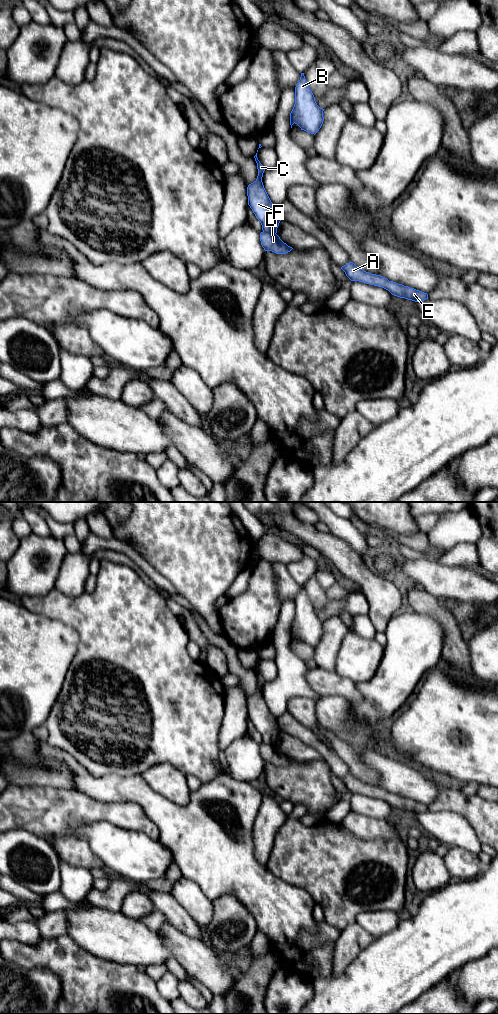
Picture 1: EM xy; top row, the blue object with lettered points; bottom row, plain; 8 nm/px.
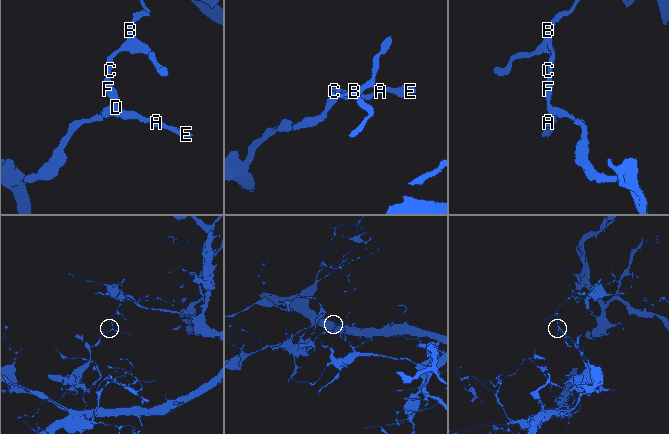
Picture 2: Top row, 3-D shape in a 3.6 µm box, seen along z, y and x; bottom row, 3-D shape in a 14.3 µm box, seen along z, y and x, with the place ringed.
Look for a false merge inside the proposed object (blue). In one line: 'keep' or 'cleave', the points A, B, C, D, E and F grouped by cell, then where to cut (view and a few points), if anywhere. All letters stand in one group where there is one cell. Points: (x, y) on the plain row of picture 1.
cleave | A D E / B C F | xy (263, 742), (275, 745)

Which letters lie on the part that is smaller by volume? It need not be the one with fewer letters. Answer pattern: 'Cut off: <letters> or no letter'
Cut off: A, D, E

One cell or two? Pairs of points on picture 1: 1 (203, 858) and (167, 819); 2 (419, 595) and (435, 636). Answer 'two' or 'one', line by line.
1: one
2: two

